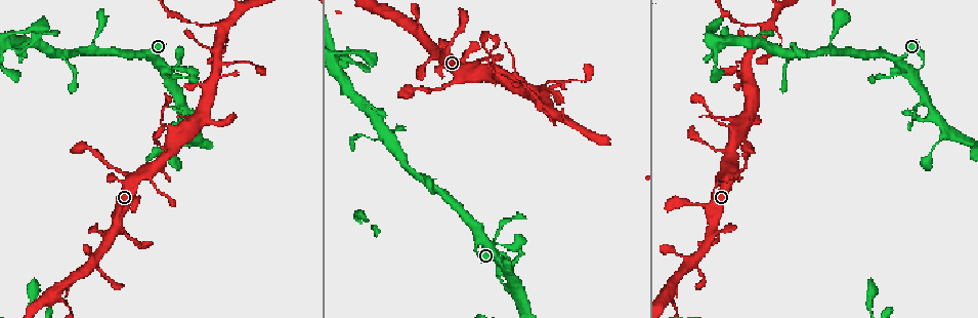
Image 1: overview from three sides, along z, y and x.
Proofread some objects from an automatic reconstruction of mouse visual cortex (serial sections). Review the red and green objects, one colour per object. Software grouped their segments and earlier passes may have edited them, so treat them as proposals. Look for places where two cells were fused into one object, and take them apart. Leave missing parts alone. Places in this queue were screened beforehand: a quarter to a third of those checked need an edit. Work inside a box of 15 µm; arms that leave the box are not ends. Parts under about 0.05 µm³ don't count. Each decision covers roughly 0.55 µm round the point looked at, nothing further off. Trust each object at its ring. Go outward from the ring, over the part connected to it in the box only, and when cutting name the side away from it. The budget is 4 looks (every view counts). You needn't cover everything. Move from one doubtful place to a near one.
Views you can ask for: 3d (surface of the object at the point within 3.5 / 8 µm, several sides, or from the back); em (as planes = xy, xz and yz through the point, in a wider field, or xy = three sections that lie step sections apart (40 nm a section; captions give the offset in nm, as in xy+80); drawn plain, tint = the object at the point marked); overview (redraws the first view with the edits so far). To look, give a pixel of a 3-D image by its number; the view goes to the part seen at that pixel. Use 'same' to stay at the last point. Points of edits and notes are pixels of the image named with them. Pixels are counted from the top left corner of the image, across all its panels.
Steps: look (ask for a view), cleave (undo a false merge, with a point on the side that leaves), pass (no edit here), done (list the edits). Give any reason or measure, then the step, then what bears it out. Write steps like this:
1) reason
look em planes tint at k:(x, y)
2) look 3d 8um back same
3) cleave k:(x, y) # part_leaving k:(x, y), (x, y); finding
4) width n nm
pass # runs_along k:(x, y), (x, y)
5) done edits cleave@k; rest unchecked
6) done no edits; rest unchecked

narrows sharply
look 3d 3.5um at 1:(96, 231)

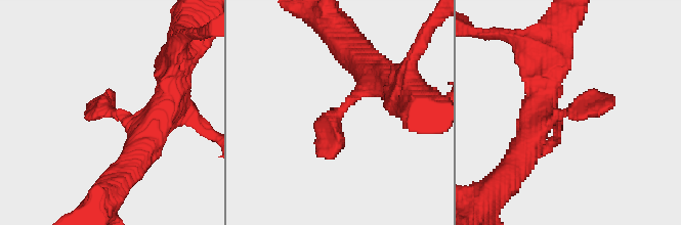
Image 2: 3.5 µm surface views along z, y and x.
need the tissue
look em xy step 5 tint at 2:(342, 107)

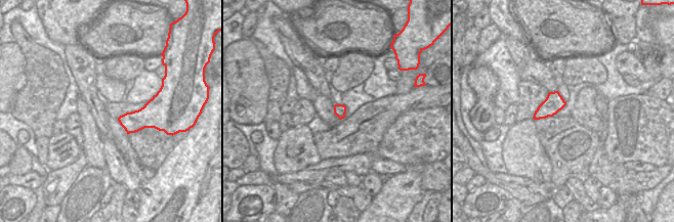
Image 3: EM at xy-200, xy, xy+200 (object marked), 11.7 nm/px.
pass # runs_along 2:(391, 83), (369, 85), (334, 117), (328, 159); one cell here

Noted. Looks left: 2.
a narrow waist
look 3d 3.5um at 1:(342, 59)

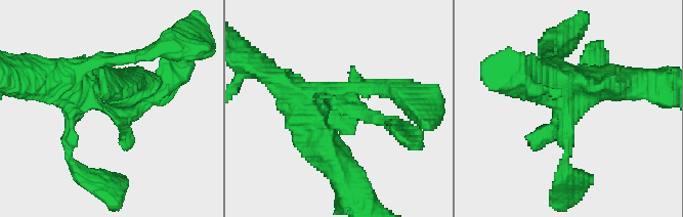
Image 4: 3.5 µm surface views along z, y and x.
now the EM
look em xy step 5 tint at 4:(338, 106)

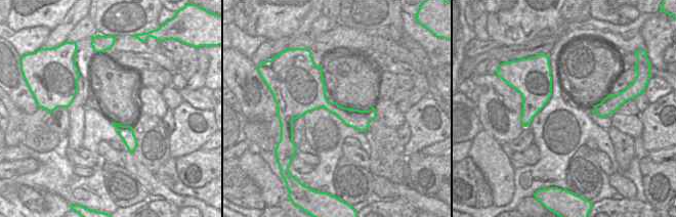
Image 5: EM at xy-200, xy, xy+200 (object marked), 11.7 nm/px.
pass # runs_along 4:(321, 138), (321, 104), (393, 125); one cell here

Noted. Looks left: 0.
done no edits; rest unchecked

